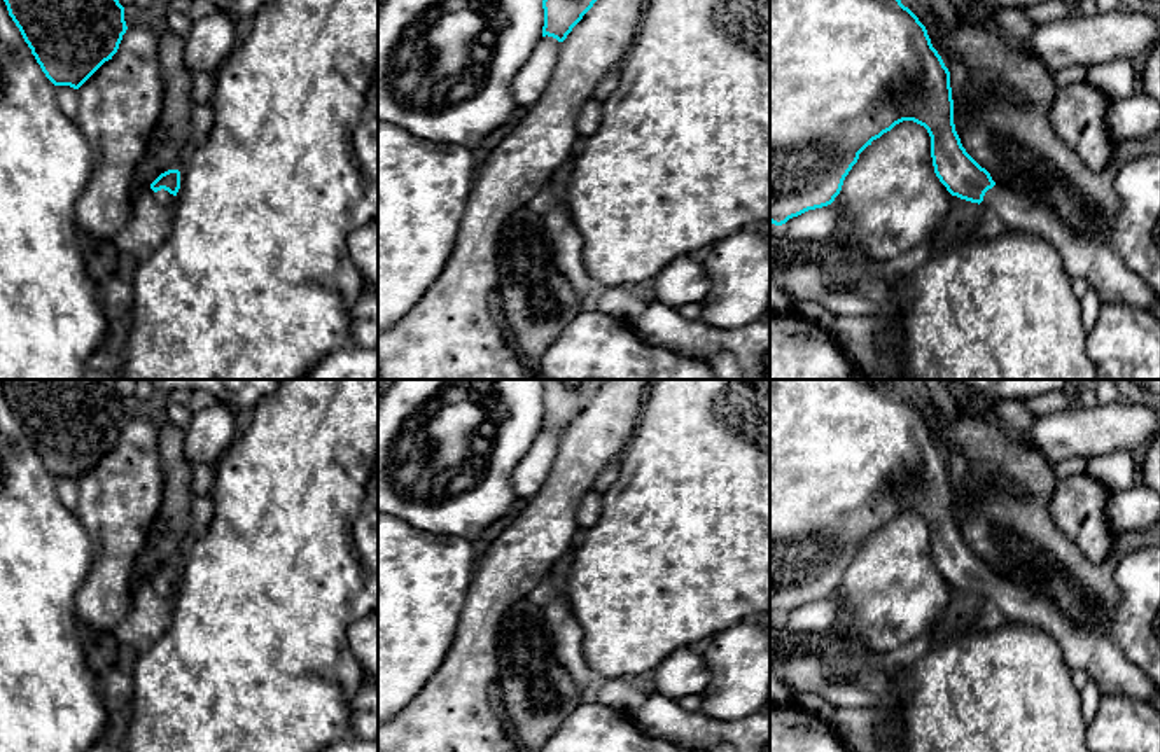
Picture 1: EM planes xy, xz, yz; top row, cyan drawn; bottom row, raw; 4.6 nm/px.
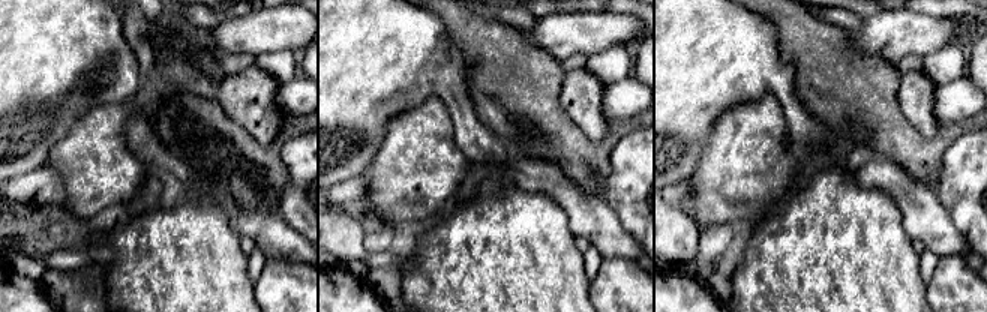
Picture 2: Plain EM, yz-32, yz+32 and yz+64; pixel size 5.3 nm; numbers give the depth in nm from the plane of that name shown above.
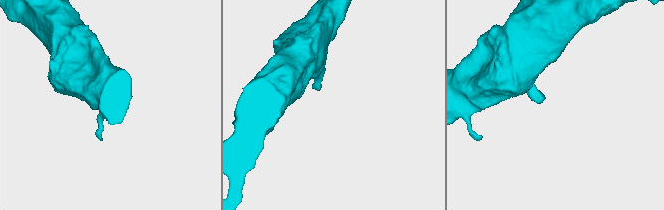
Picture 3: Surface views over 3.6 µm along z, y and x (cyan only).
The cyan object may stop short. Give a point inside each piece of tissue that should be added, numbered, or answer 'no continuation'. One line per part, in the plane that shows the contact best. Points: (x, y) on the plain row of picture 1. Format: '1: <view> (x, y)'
1: yz (1099, 656)

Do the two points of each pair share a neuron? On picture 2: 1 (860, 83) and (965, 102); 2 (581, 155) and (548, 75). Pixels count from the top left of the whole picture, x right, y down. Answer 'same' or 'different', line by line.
1: different
2: same

